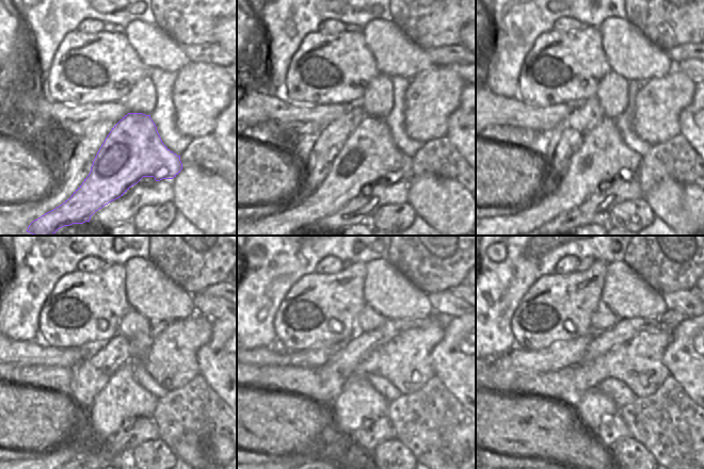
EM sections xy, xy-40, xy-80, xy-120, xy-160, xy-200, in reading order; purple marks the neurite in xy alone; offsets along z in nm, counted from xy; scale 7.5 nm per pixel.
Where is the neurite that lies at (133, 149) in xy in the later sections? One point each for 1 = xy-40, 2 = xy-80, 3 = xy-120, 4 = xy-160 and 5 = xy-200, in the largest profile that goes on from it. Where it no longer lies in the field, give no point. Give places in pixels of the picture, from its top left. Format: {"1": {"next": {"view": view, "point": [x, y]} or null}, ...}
{"1": {"next": {"view": "xy-40", "point": [369, 155]}}, "2": {"next": {"view": "xy-80", "point": [604, 156]}}, "3": {"next": {"view": "xy-120", "point": [123, 398]}}, "4": {"next": {"view": "xy-160", "point": [358, 401]}}, "5": {"next": {"view": "xy-200", "point": [593, 407]}}}

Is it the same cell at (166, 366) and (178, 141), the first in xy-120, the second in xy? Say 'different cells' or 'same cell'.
different cells

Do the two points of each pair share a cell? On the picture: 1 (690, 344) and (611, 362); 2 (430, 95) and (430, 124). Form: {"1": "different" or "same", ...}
{"1": "different", "2": "same"}

